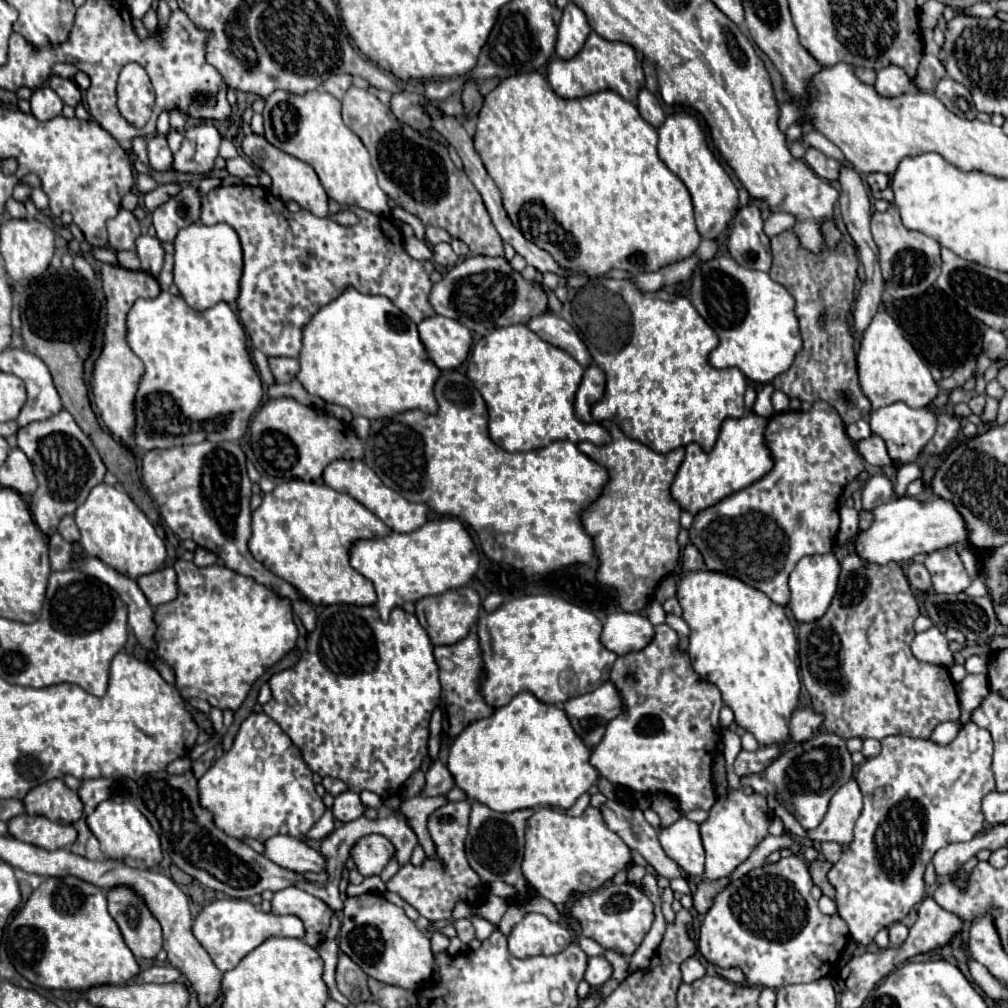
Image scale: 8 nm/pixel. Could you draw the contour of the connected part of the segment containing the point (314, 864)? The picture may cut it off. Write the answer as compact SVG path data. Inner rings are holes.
M272 836L264 842L264 846L266 846L264 852L266 858L296 874L304 874L304 872L318 874L326 870L326 858L294 836Z

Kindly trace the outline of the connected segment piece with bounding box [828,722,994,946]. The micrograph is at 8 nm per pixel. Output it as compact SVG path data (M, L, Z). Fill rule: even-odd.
M968 722L964 724L964 728L960 730L960 734L946 746L940 746L932 740L922 740L922 738L910 738L910 736L902 736L902 734L896 734L896 736L886 736L882 740L882 750L878 756L874 758L866 758L864 764L860 764L858 768L858 774L856 774L856 782L864 794L864 808L862 808L862 814L860 818L856 820L856 826L854 826L854 840L850 844L844 846L842 850L842 858L830 868L828 872L828 880L830 884L834 886L836 890L836 902L838 902L838 916L846 920L848 928L850 928L850 936L854 938L856 944L862 944L862 946L868 946L874 936L882 930L882 928L888 928L890 924L894 922L900 922L918 902L924 900L924 868L926 864L932 860L934 852L952 844L952 842L968 842L972 840L984 826L984 816L982 816L982 810L980 810L980 804L984 800L986 794L990 794L994 790L994 776L992 776L992 752L994 752L994 746L992 746L992 736L988 730L976 726L974 722Z

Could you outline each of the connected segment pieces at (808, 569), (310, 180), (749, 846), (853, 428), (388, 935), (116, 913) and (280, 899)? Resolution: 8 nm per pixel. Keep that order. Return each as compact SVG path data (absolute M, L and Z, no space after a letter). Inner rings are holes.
M834 554L804 556L796 564L796 568L790 572L790 582L788 582L790 590L792 590L792 598L790 598L788 606L792 608L792 614L798 622L812 622L826 614L826 610L834 598L834 592L836 592L838 574L840 574L840 564Z
M248 134L244 140L242 140L242 150L244 154L258 166L262 168L270 178L272 178L272 194L278 196L282 202L288 202L288 200L294 200L298 202L304 210L312 212L314 216L320 216L320 218L326 218L330 216L328 212L328 194L324 192L314 168L290 154L284 154L280 152L278 148L274 148L272 144L268 144L264 140L264 136L256 136L256 134Z
M728 790L728 796L716 800L706 822L700 824L700 836L706 850L706 870L708 880L718 880L730 876L736 866L740 866L762 838L768 836L770 816L760 808L760 794L744 794L742 790Z
M858 420L858 422L852 422L852 424L846 426L846 434L852 442L856 442L856 440L862 440L862 438L868 438L872 434L872 430L870 430L866 420Z
M360 894L344 902L340 950L368 976L384 984L418 990L432 976L434 954L430 950L428 936L414 926L402 908L390 904L382 894Z
M114 886L106 892L110 916L116 920L126 946L136 958L154 958L162 950L162 928L142 896L130 886Z
M290 886L284 890L278 890L272 898L272 914L294 914L304 922L306 934L304 934L304 942L310 946L318 946L324 936L326 930L330 926L330 918L332 918L332 910L316 896Z

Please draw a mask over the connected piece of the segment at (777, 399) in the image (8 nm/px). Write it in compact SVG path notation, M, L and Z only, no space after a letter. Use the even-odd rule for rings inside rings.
M774 390L774 394L772 394L772 406L774 406L776 412L788 412L790 410L790 398L784 392Z

